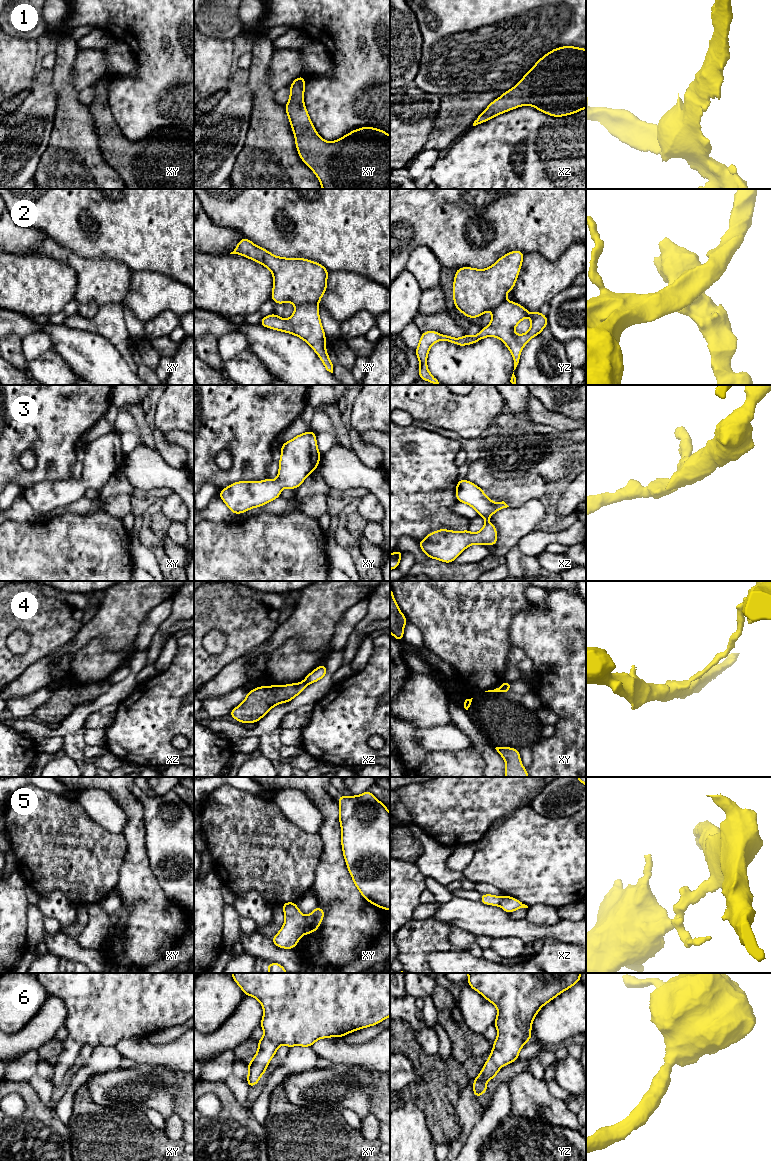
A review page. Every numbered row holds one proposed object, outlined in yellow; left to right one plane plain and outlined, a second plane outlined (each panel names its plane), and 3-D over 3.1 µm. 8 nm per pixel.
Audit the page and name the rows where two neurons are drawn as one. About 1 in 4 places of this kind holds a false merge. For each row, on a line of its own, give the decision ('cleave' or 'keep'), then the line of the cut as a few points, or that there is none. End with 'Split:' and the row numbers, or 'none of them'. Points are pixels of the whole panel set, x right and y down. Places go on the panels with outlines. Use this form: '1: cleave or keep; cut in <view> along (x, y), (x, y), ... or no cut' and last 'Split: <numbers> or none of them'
1: keep; no cut
2: cleave; cut in xy along (317, 303), (302, 303), (295, 308)
3: keep; no cut
4: cleave; cut in xz along (302, 682), (306, 685)
5: cleave; cut in xy along (304, 917), (307, 933)
6: keep; no cut
Split: 2, 4, 5

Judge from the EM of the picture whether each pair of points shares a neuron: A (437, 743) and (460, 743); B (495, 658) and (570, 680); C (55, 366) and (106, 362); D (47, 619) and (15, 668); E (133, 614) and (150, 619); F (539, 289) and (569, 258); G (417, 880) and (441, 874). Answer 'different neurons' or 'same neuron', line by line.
A: same neuron
B: different neurons
C: different neurons
D: same neuron
E: different neurons
F: same neuron
G: different neurons

